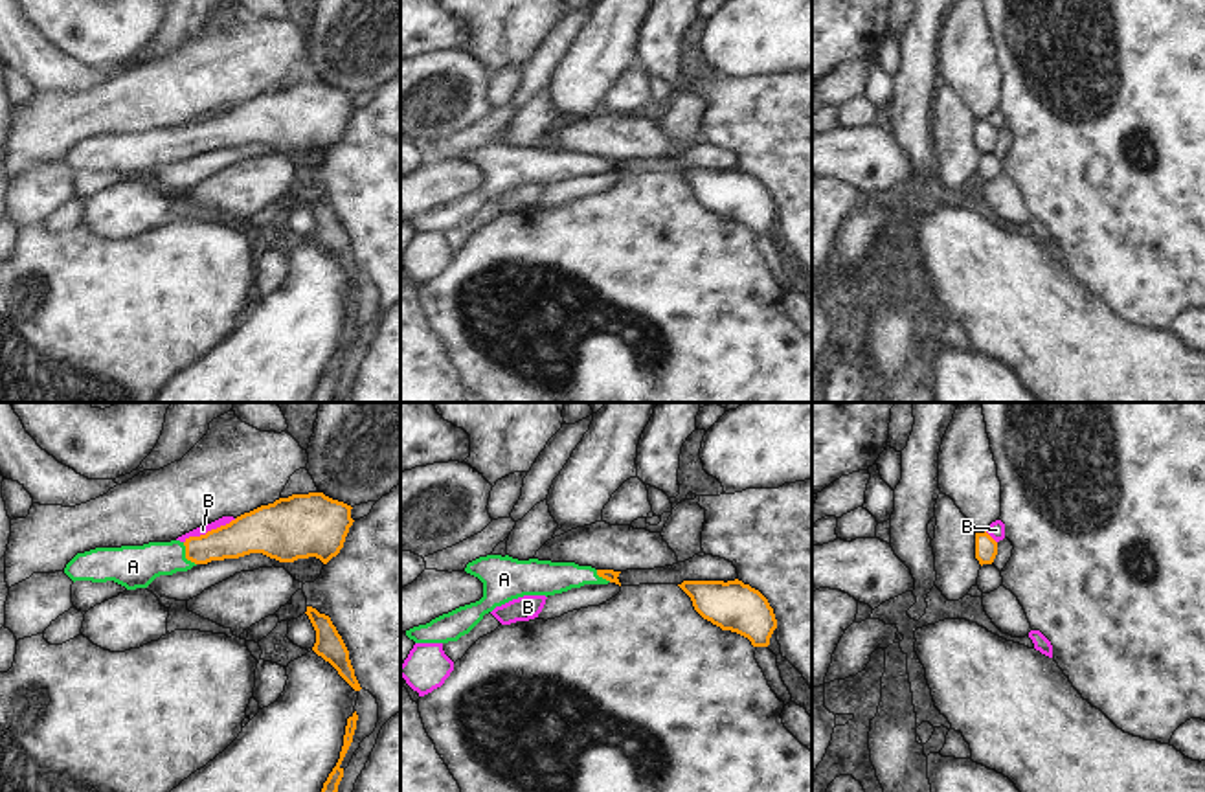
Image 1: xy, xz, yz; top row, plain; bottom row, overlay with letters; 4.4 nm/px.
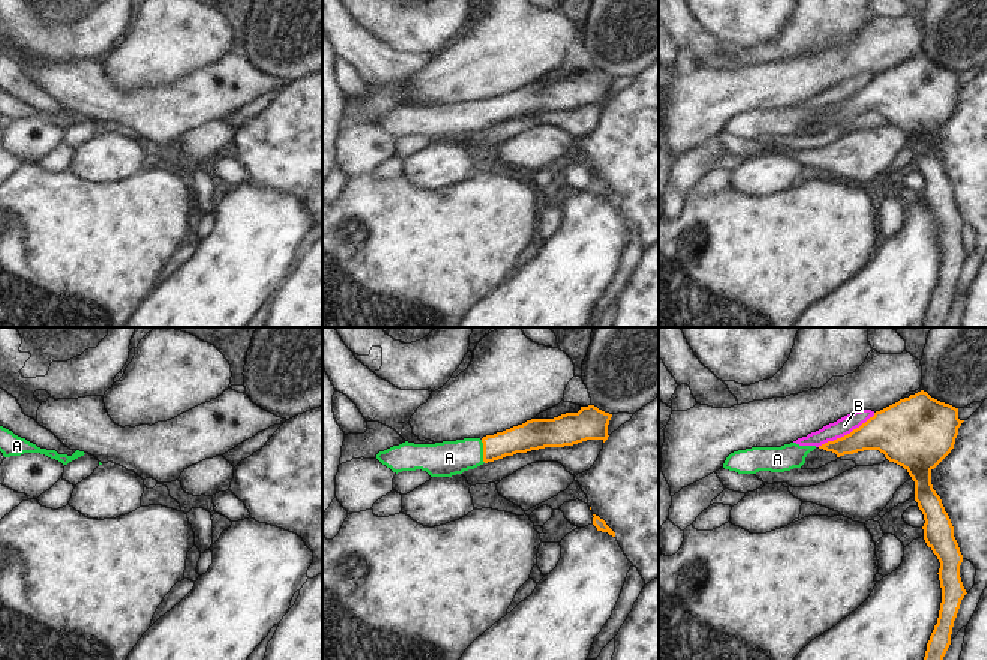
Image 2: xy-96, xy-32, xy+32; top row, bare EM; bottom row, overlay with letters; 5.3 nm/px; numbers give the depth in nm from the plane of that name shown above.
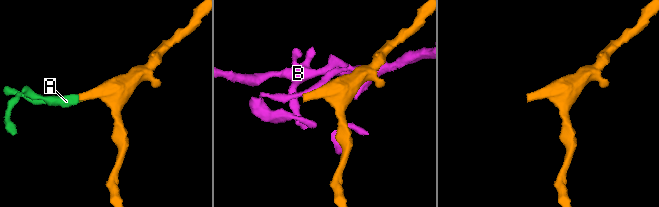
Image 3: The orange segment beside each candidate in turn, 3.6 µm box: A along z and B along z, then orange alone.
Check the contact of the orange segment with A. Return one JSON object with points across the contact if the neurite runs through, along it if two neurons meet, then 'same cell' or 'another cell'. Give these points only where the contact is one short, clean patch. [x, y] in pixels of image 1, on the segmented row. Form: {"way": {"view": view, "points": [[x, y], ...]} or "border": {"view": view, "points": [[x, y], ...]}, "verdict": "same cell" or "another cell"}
{"way": {"view": "xy", "points": [[239, 537], [186, 555], [158, 557], [133, 566]]}, "verdict": "same cell"}

